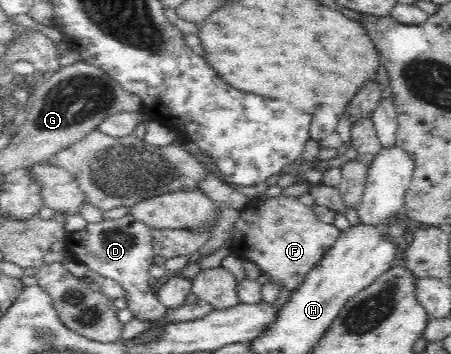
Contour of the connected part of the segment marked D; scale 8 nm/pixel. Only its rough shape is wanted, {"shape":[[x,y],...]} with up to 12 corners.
{"shape":[[128,214],[63,241],[68,261],[126,291],[134,318],[167,308],[150,289],[152,228]]}

